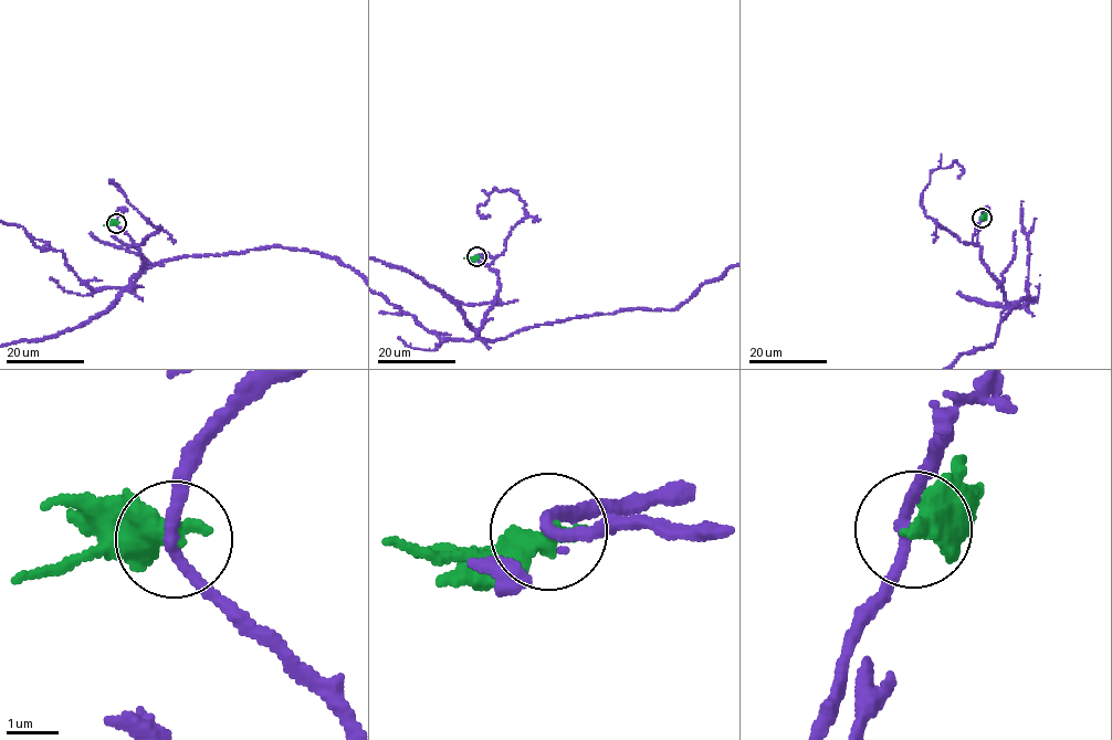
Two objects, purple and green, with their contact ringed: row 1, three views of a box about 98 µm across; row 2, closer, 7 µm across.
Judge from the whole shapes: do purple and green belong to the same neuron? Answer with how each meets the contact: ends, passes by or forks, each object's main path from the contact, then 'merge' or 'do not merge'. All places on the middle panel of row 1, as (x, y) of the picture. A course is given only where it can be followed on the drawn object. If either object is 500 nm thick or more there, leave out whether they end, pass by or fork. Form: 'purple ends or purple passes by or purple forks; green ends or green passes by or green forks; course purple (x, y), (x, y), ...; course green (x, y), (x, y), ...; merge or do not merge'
course green (478, 256), (464, 257); do not merge

